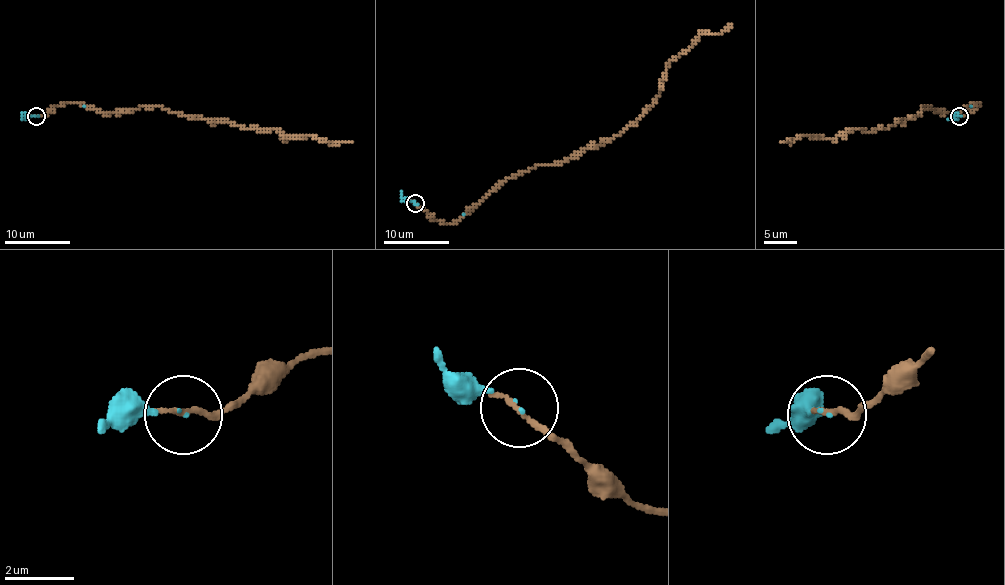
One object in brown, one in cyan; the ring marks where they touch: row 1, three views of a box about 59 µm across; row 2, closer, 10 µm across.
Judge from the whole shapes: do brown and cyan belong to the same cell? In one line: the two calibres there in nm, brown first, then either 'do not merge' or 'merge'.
180/60 nm | merge

